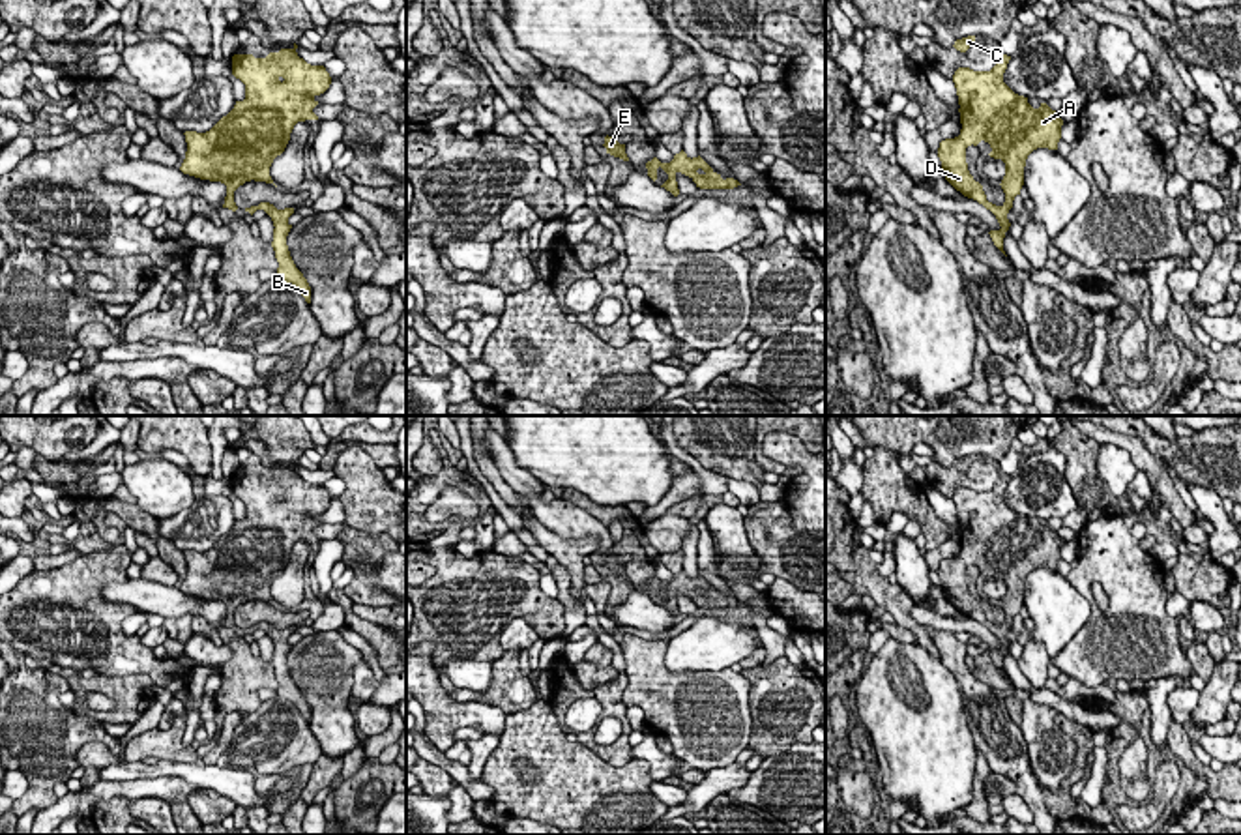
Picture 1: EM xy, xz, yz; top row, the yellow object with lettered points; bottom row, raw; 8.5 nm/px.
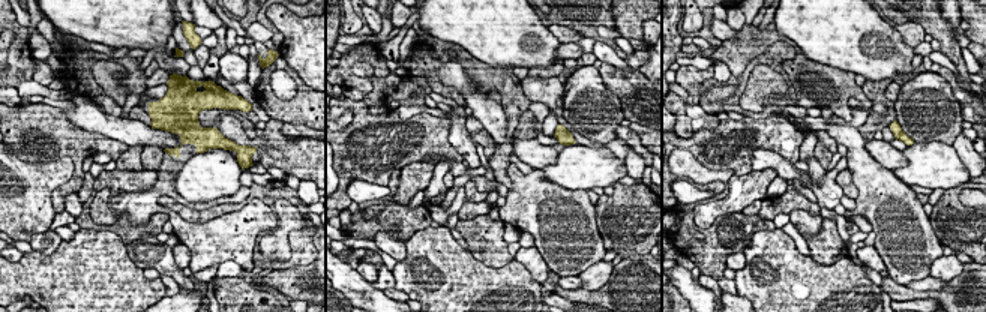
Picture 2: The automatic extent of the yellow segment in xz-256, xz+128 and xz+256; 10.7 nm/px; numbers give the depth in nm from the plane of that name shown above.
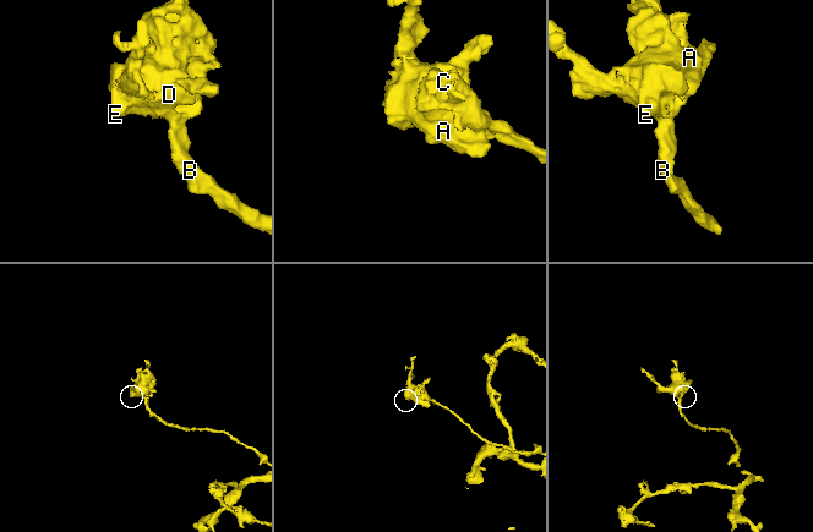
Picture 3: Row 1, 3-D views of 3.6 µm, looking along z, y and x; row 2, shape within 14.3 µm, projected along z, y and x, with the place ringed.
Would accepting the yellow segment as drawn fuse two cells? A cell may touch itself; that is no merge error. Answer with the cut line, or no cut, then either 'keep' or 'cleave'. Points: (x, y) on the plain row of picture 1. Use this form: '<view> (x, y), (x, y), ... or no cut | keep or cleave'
no cut | keep

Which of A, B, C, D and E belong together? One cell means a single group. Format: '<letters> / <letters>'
A B C D E

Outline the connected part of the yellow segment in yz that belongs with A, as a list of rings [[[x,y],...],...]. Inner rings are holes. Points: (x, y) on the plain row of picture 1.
[[[1000,472],[1000,481],[990,491],[970,487],[955,491],[962,549],[958,556],[942,560],[938,567],[945,599],[996,635],[1001,648],[988,653],[1003,674],[1003,657],[1011,646],[1007,633],[1024,605],[1026,579],[1037,567],[1058,569],[1063,545],[1046,522],[1033,528],[1028,517],[1015,513],[1003,502],[1009,479],[1011,476]],[[981,560],[990,564],[990,577],[1005,582],[1005,595],[1000,603],[1005,612],[1001,625],[986,620],[983,605],[968,590],[966,567]]]

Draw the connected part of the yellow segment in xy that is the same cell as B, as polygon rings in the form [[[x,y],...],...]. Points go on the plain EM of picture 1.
[[[260,622],[258,625],[245,627],[245,631],[249,631],[251,635],[256,629],[264,629],[271,637],[275,646],[271,667],[279,681],[277,696],[285,702],[292,702],[299,710],[299,713],[305,717],[305,721],[311,723],[311,706],[303,696],[303,693],[296,687],[286,665],[286,655],[292,648],[292,644],[288,642],[288,637],[294,633],[294,627],[277,629],[270,622]]]

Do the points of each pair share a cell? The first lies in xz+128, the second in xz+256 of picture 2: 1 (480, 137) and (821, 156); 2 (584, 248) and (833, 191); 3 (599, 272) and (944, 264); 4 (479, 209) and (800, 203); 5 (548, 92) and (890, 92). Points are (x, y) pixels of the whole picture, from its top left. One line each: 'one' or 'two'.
1: one
2: two
3: one
4: two
5: one

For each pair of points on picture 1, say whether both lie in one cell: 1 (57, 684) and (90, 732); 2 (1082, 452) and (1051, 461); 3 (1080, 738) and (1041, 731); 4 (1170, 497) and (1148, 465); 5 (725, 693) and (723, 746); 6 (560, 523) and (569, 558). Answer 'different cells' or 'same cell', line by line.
1: same cell
2: different cells
3: different cells
4: same cell
5: same cell
6: different cells

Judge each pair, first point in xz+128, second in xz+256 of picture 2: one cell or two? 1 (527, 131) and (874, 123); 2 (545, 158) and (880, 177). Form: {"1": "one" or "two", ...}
{"1": "one", "2": "two"}

